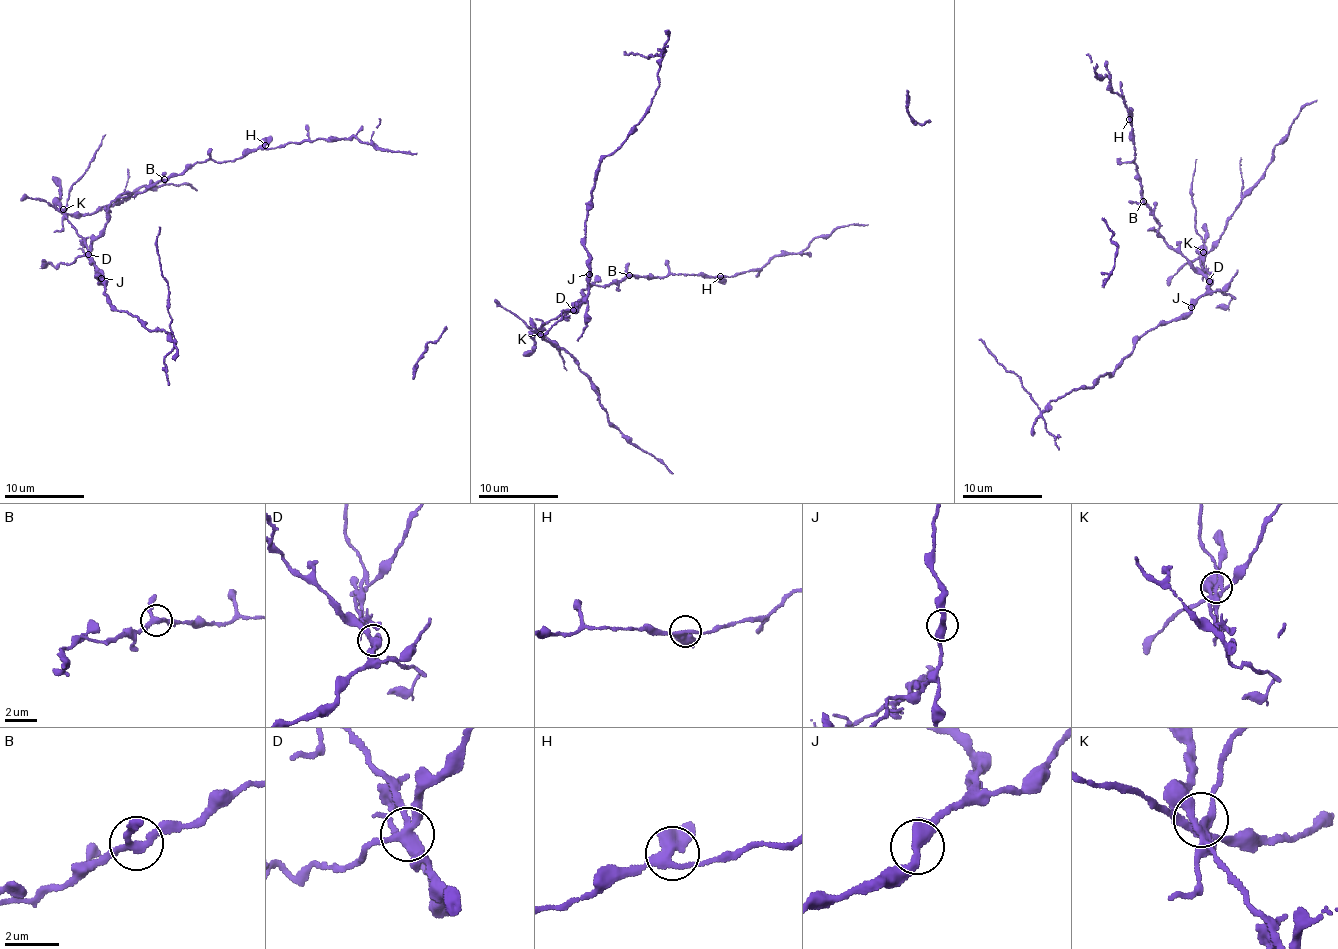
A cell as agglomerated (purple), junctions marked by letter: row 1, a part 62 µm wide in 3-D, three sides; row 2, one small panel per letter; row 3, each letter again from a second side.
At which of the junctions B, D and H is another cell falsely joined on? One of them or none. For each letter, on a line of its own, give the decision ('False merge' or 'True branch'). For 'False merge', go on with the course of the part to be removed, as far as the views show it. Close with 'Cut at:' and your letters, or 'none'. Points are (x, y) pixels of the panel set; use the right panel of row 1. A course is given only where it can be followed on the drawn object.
B: True branch
D: False merge. Course of the part to remove: (1209, 280), (1195, 306), (1139, 339), (1117, 369), (1041, 410), (1020, 376), (978, 340)
H: True branch
Cut at: D

